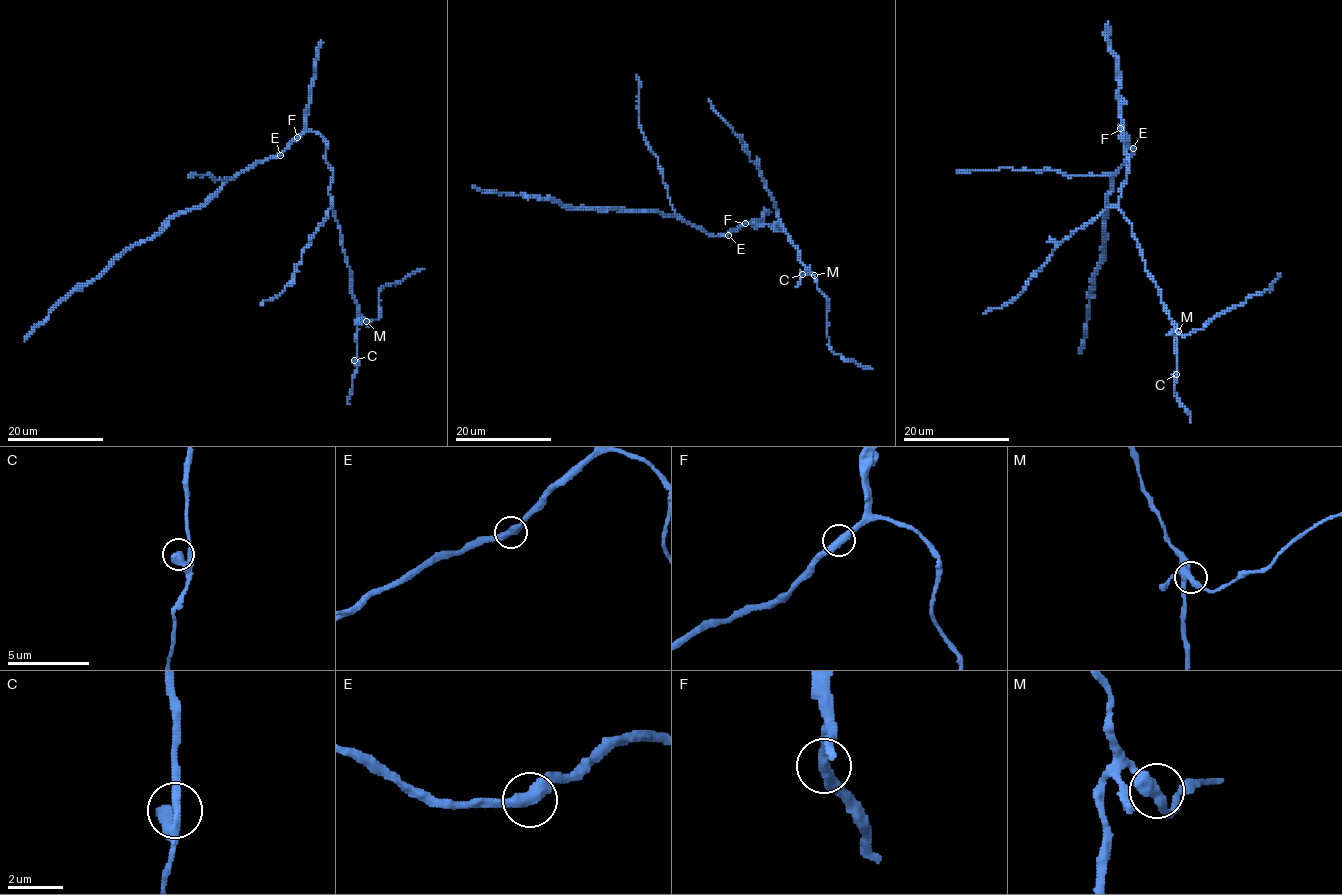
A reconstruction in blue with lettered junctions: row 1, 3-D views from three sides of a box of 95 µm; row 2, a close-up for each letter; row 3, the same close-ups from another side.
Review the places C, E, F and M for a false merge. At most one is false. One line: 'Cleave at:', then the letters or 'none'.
Cleave at: none

